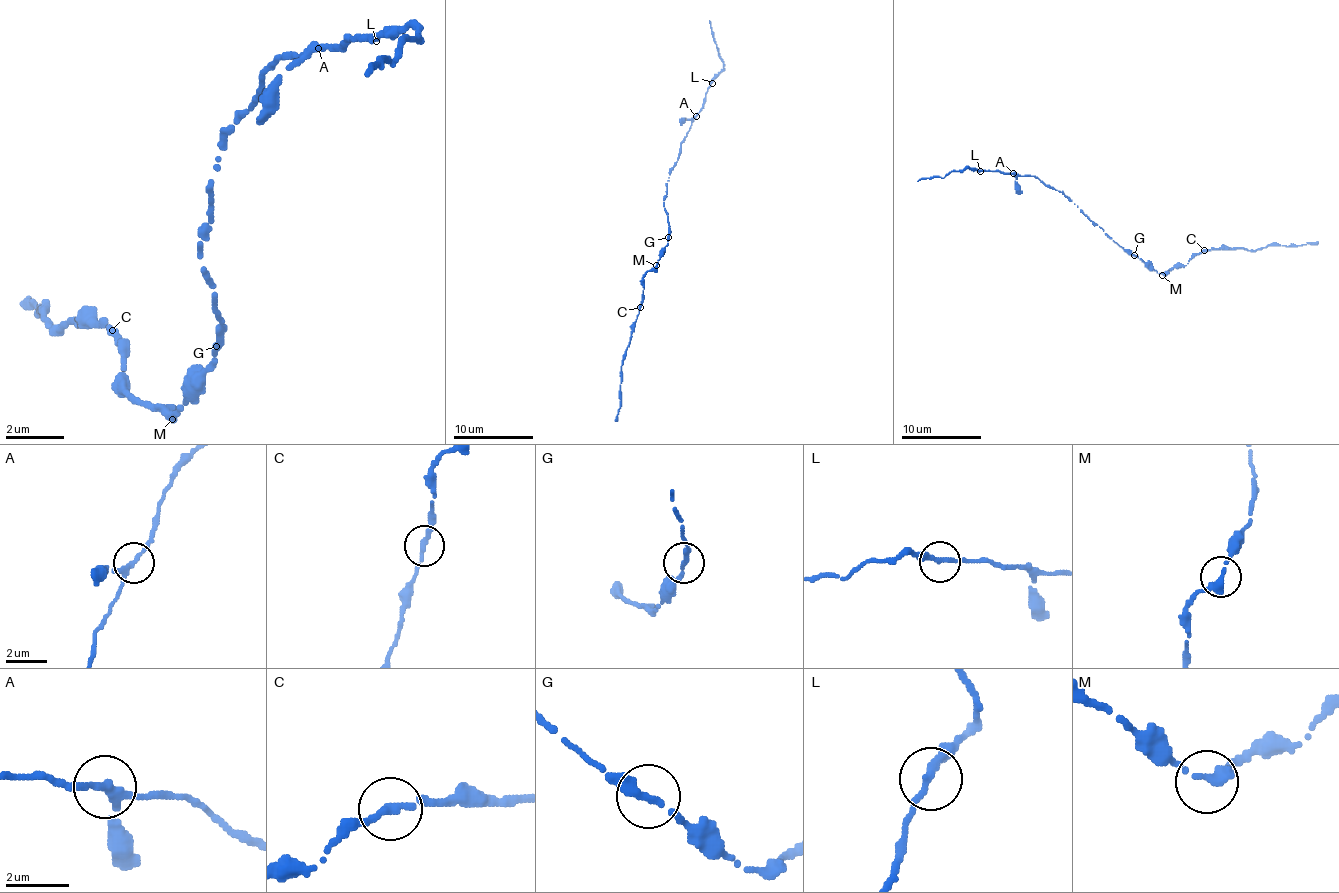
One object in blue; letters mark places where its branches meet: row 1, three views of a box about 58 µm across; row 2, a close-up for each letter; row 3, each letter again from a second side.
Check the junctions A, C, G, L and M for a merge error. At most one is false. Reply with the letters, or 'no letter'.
no letter

